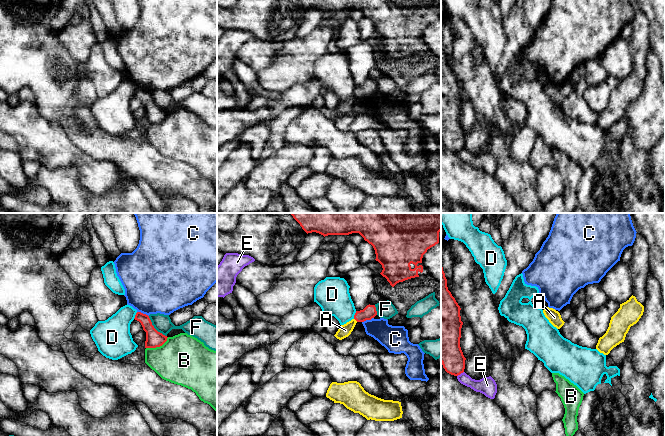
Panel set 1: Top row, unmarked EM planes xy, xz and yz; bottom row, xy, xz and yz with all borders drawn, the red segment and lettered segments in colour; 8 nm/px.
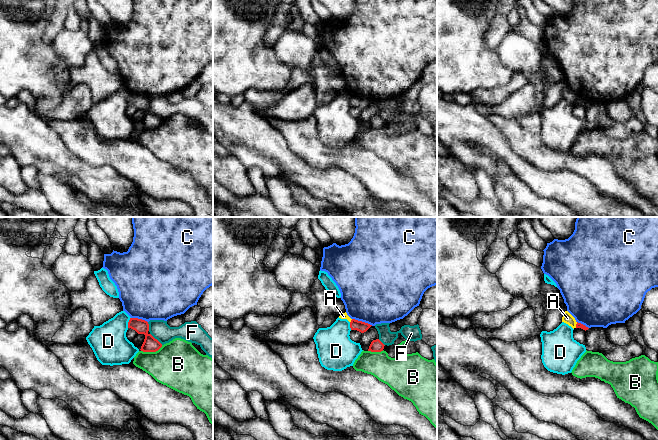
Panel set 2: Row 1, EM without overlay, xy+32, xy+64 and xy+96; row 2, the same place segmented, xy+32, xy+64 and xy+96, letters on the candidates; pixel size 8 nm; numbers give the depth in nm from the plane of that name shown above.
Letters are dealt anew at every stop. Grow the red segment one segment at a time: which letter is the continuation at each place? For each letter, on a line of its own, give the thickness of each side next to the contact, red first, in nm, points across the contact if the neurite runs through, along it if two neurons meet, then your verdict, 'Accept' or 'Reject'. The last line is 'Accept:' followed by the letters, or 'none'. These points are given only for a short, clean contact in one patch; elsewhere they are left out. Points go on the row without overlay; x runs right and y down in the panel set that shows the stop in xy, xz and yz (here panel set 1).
A: Thickness 110 nm (red) against 100 nm. Boundary: xz (354, 94), (357, 97). Reject
B: Thickness 130 nm (red) against 400 nm. Reject
C: Thickness 130 nm (red) against 460 nm. Reject
D: Thickness 110 nm (red) against 280 nm. Reject
E: Thickness 240 nm (red) against 140 nm. Boundary: yz (463, 147), (457, 152). Reject
F: Thickness 130 nm (red) against 150 nm. Boundary: xy (148, 92), (151, 100), (166, 112). Reject
Accept: none

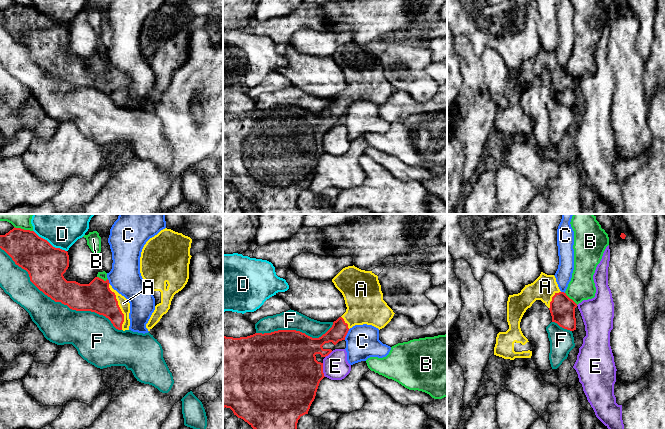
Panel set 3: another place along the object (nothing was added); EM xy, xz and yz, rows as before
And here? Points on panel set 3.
A: Thickness 240 nm (red) against 90 nm. Path across: xy (96, 72), (118, 82), (123, 79). Accept
B: Thickness 200 nm (red) against 200 nm. Reject
C: Thickness 140 nm (red) against 280 nm. Reject
D: Thickness 320 nm (red) against 200 nm. Reject
E: Thickness 460 nm (red) against 200 nm. Reject
F: Thickness 280 nm (red) against 300 nm. Reject
Accept: A

